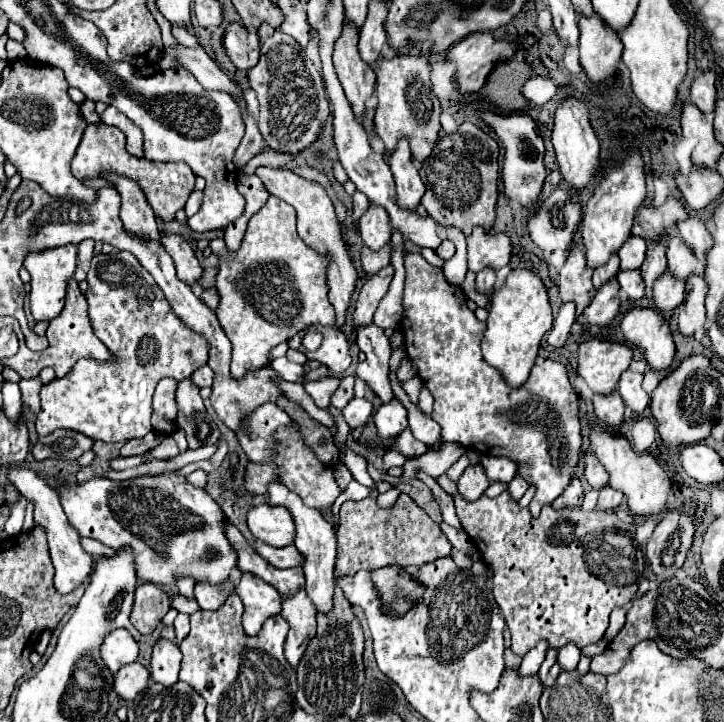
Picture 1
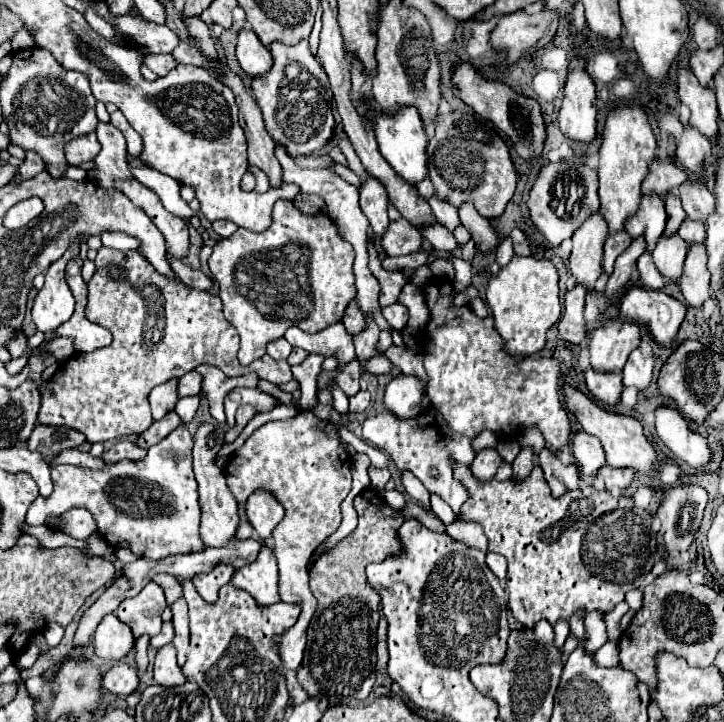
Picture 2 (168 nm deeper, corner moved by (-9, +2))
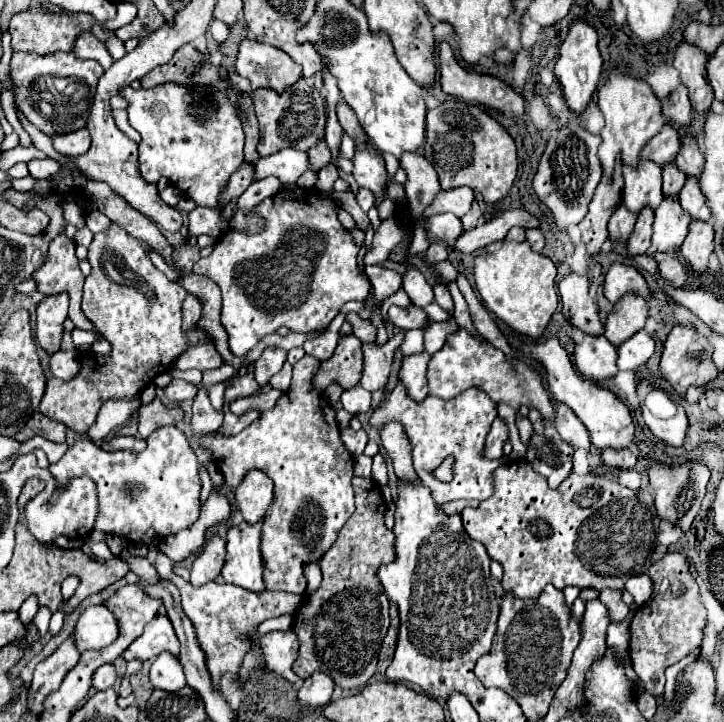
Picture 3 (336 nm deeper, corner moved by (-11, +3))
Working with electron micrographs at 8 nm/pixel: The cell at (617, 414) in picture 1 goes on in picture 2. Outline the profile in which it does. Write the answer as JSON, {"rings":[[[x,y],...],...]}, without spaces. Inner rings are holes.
{"rings":[[[592,366],[584,372],[588,390],[608,406],[614,406],[622,394],[622,374],[600,374]]]}

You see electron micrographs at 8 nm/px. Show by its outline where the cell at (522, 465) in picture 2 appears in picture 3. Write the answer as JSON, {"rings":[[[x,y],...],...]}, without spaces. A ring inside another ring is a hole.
{"rings":[[[516,415],[516,425],[518,425],[518,431],[520,431],[520,437],[522,437],[522,443],[530,443],[530,437],[534,433],[534,427],[528,419],[522,419],[520,415]]]}

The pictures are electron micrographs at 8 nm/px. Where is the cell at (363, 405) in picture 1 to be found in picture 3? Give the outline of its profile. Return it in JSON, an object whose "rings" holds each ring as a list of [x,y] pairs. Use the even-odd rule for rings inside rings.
{"rings":[[[358,385],[358,389],[344,391],[340,401],[342,401],[342,407],[352,415],[366,413],[370,409],[370,393],[366,389],[362,389],[360,385]]]}

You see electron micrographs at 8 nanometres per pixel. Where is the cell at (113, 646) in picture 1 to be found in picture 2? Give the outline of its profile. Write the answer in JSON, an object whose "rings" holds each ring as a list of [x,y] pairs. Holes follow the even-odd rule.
{"rings":[[[106,614],[106,618],[100,620],[94,636],[92,646],[96,656],[104,660],[120,660],[126,656],[134,646],[132,630],[120,622],[114,614]]]}

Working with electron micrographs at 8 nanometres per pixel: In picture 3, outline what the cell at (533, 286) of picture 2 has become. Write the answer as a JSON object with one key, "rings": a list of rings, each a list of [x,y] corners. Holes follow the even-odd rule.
{"rings":[[[504,241],[496,253],[476,257],[474,279],[484,305],[514,333],[530,339],[542,337],[546,325],[550,323],[550,317],[558,307],[556,265],[548,257],[534,253],[528,241]]]}

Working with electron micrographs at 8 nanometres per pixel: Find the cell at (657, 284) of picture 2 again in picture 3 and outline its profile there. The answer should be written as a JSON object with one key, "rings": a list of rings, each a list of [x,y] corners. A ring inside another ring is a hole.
{"rings":[[[652,251],[650,257],[656,259],[656,263],[658,263],[658,275],[660,275],[664,281],[668,281],[672,287],[682,287],[682,285],[686,283],[684,265],[680,263],[680,259],[678,259],[676,255]]]}

